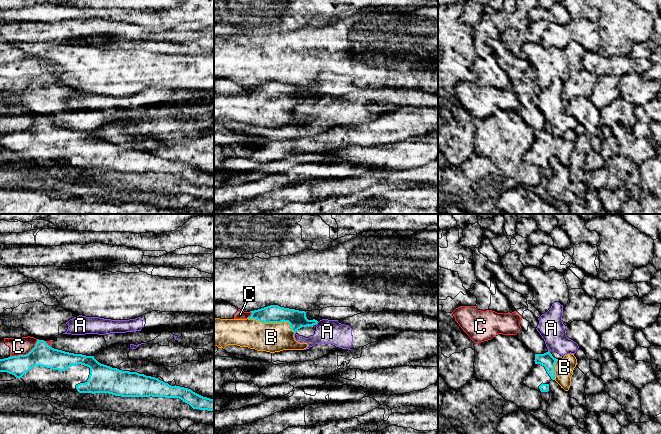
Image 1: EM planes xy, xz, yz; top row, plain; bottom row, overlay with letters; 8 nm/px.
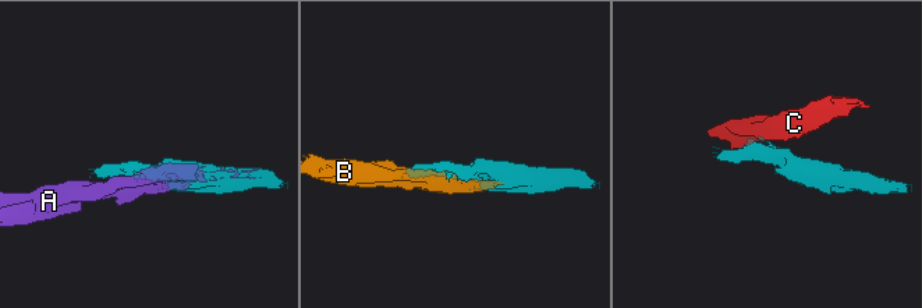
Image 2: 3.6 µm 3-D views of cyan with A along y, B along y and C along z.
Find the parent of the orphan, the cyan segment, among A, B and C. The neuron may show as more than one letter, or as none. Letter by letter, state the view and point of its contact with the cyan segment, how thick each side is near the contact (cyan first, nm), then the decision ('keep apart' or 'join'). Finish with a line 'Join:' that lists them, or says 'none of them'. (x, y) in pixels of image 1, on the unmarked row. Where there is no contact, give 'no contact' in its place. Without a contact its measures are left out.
A: xz (316, 99) | 150/190 nm | keep apart
B: xz (273, 98) | 150/240 nm | join
C: xy (26, 130) | 190/140 nm | keep apart
Join: B

